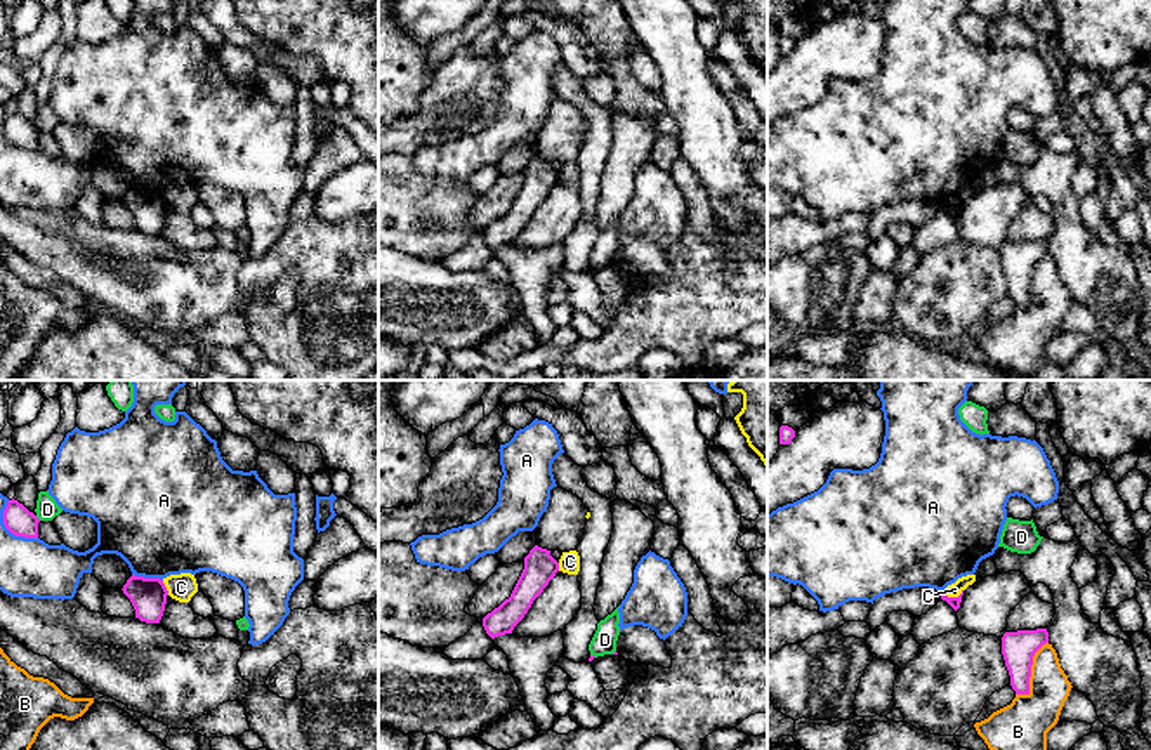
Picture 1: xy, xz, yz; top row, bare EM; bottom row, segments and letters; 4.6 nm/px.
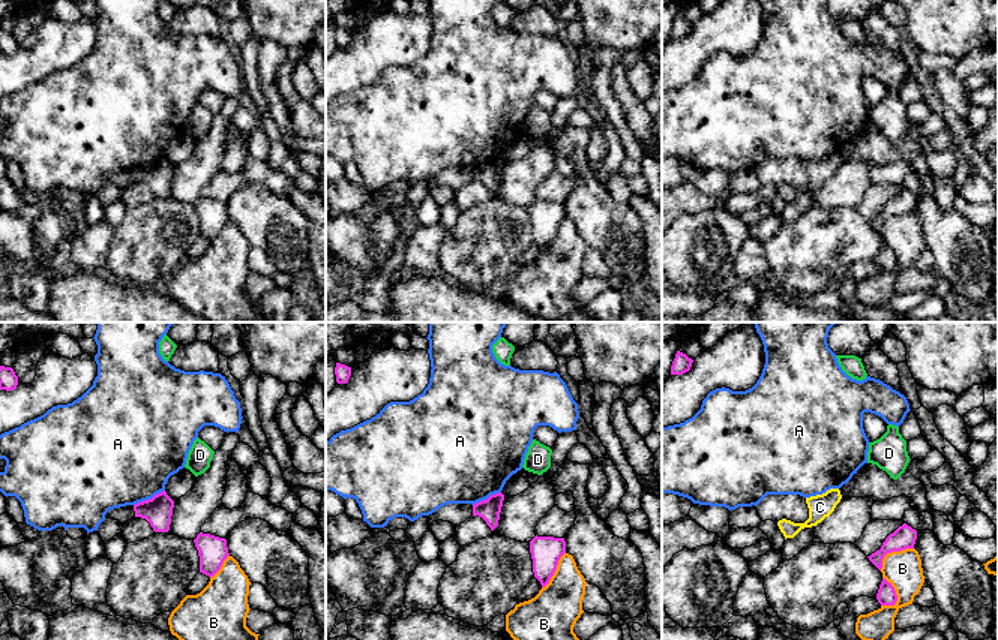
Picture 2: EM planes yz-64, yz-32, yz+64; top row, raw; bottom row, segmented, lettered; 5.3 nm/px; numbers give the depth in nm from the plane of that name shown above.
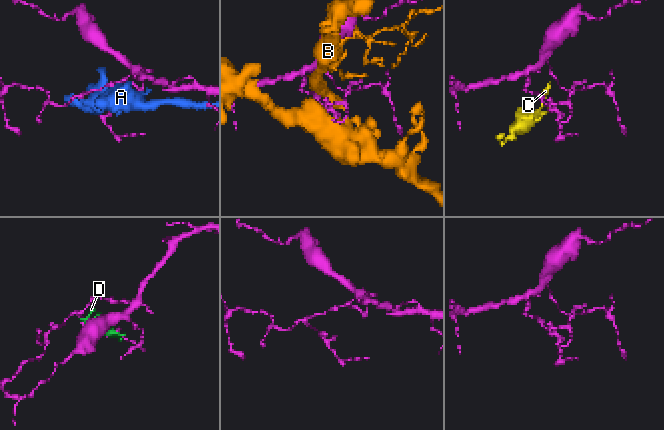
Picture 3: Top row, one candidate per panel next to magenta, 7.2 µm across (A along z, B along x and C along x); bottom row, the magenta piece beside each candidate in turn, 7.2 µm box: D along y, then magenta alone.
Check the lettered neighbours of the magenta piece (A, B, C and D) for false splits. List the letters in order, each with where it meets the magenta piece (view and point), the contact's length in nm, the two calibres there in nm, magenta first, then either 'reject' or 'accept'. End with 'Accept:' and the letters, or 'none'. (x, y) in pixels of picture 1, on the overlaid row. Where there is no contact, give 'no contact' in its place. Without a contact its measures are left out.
A: xy (148, 578) | 150 nm | 170/460 nm | reject
B: yz (1030, 672) | 300 nm | 160/240 nm | reject
C: yz (953, 598) | 100 nm | 50/70 nm | reject
D: xy (37, 518) | 40 nm | 140/100 nm | reject
Accept: none

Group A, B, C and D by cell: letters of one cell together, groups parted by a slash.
A / B / C / D

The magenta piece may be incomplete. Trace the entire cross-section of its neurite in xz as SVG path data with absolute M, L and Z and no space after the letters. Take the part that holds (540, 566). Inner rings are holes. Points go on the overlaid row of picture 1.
M535 545L524 557L524 569L510 597L483 618L486 634L491 639L512 634L557 571L559 562L550 556L550 550Z

